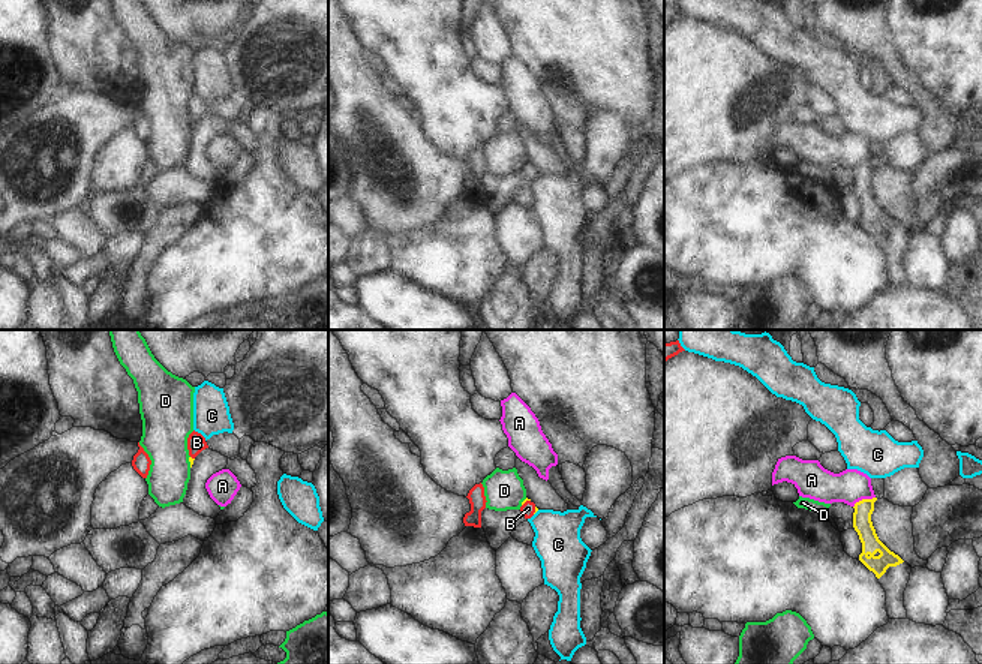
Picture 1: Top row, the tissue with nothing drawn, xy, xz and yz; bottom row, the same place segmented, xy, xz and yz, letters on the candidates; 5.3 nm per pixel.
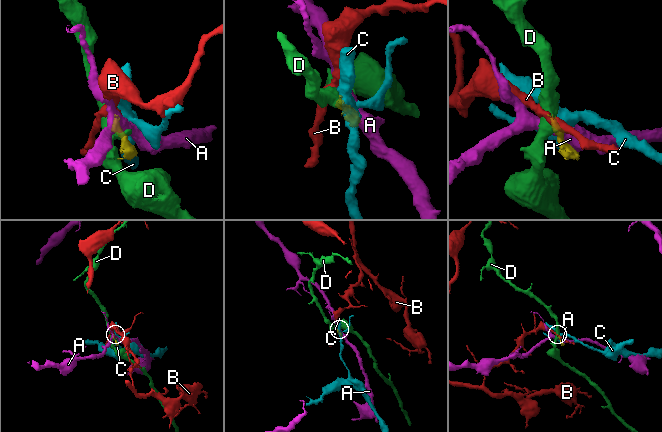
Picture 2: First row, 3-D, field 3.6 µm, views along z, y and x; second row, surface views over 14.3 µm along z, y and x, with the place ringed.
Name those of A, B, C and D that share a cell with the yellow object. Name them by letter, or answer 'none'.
B.

